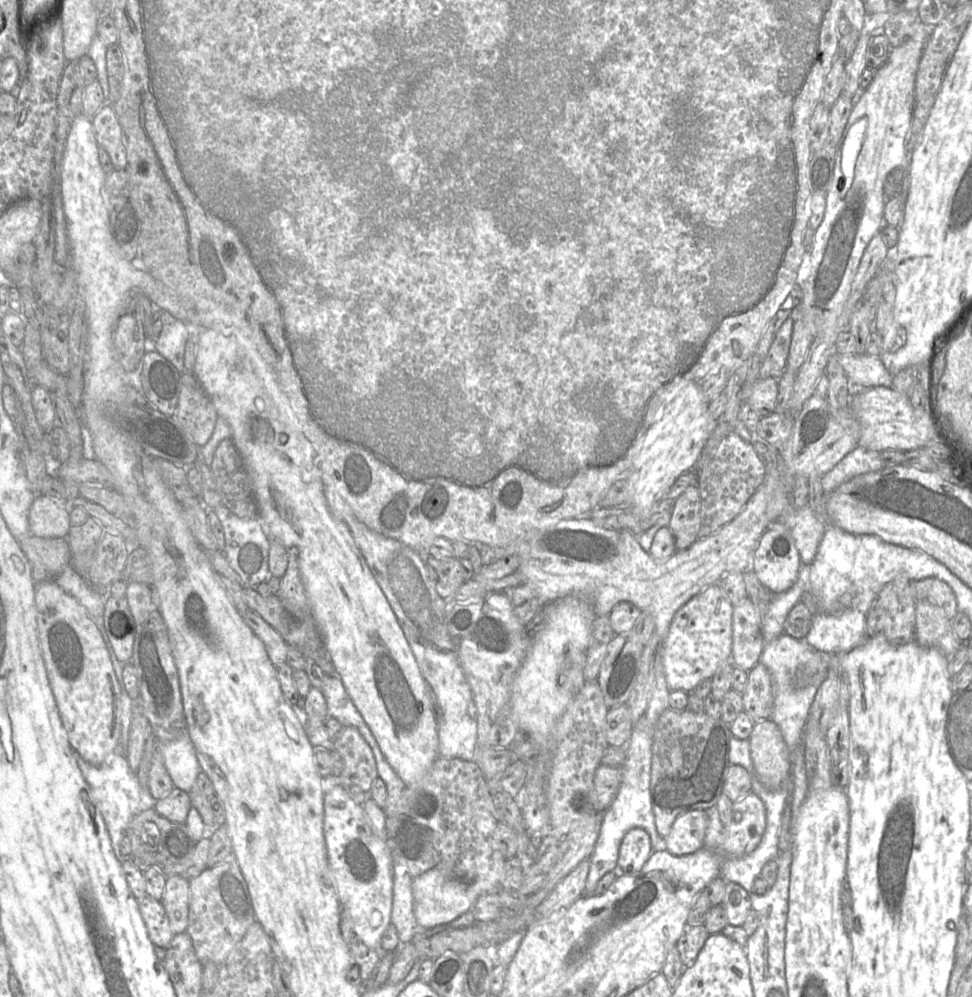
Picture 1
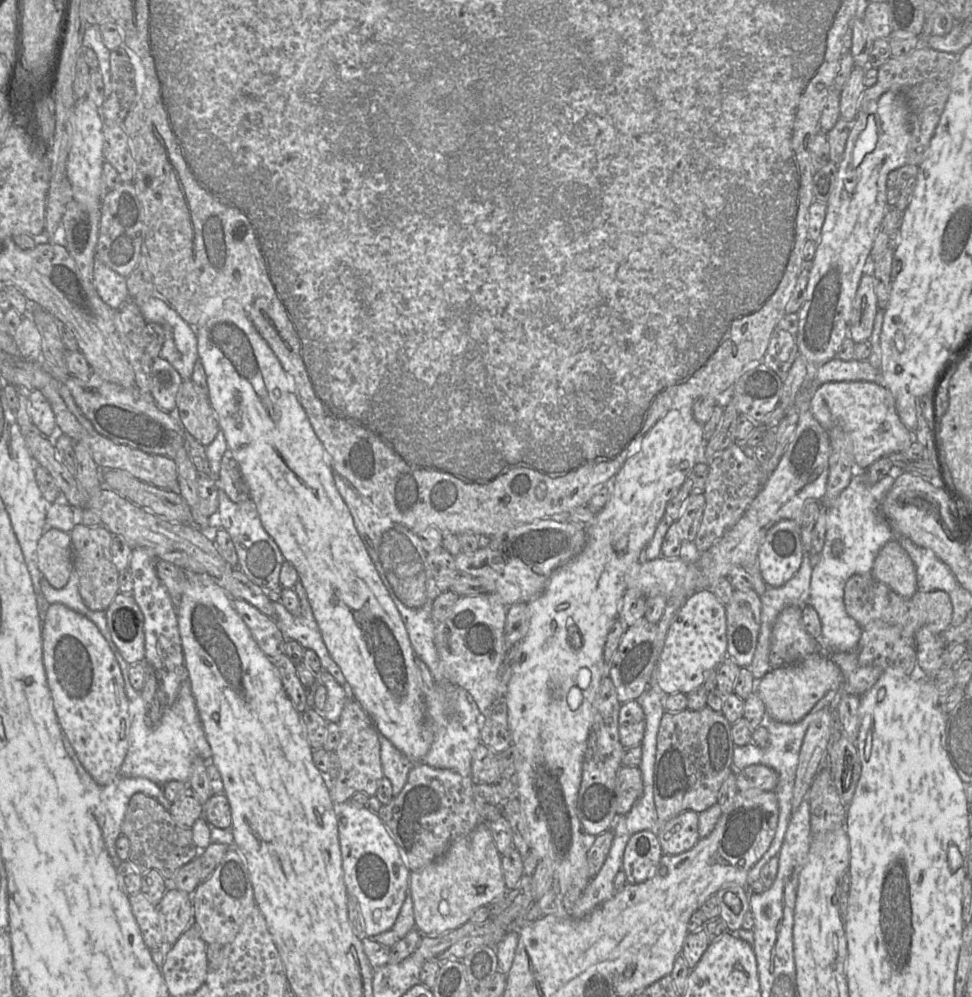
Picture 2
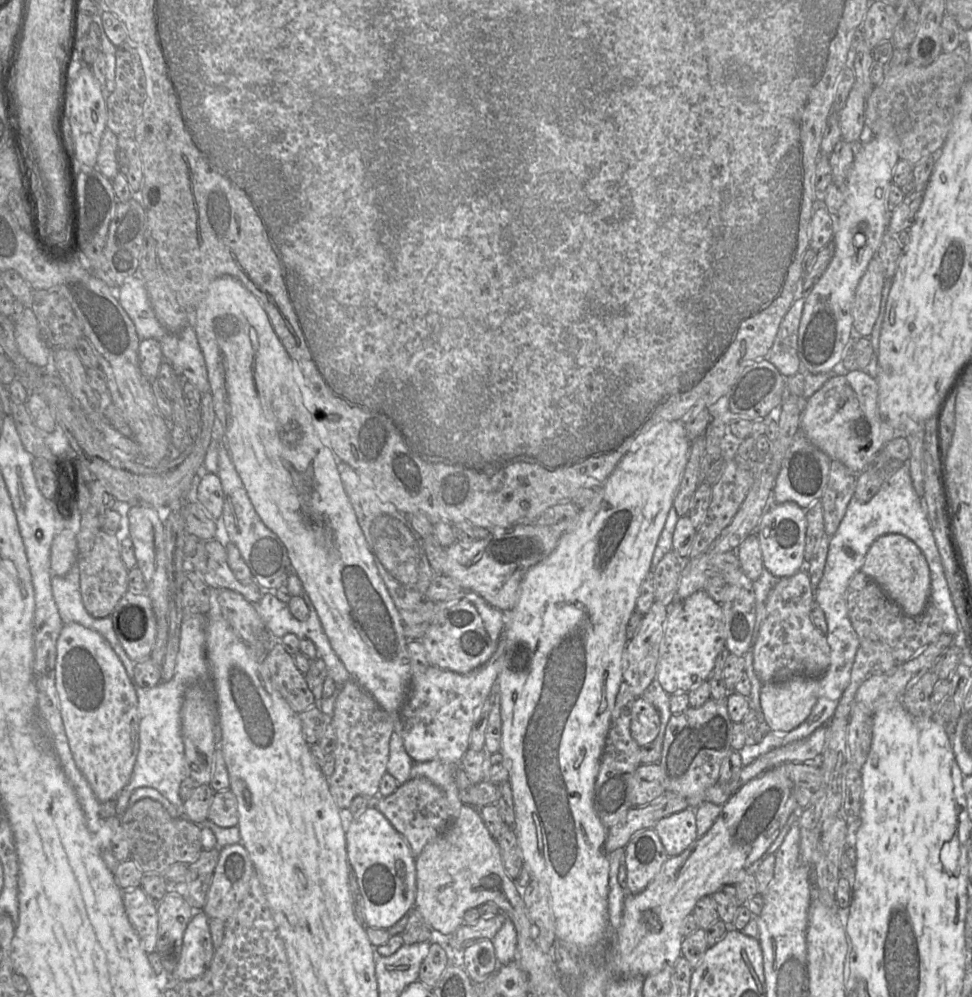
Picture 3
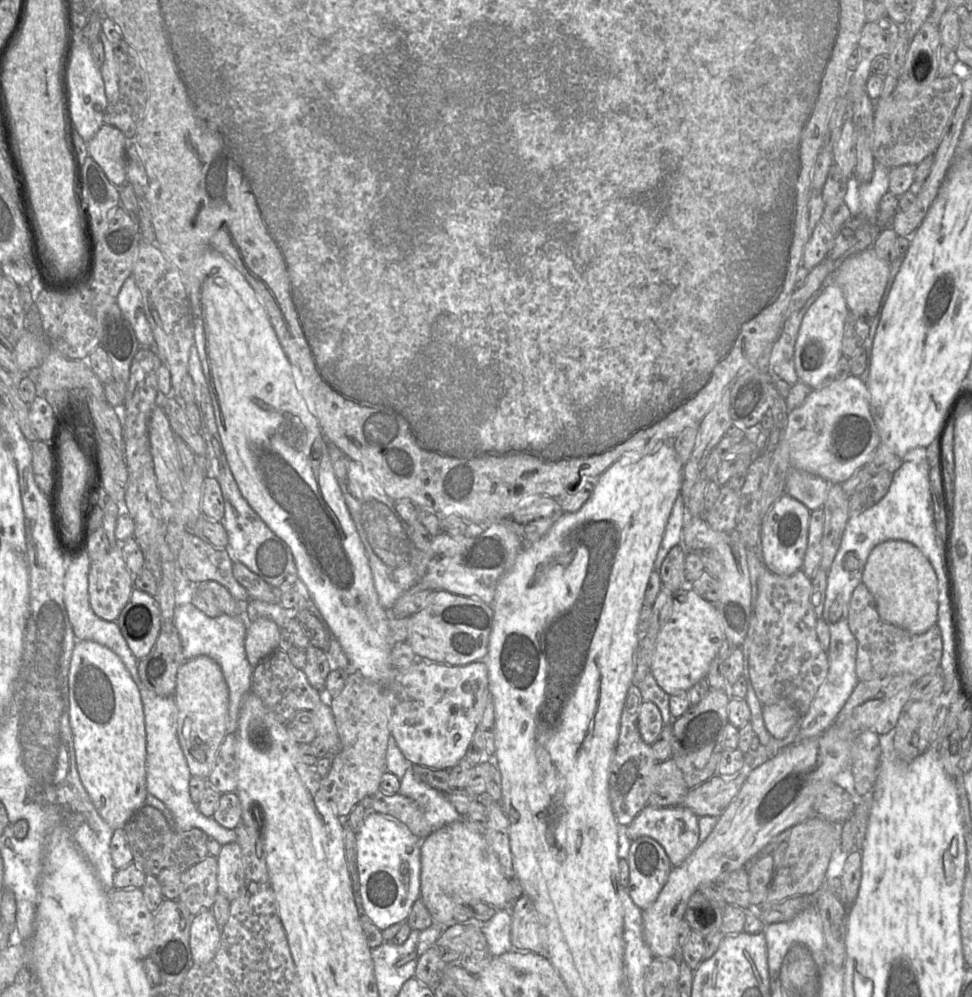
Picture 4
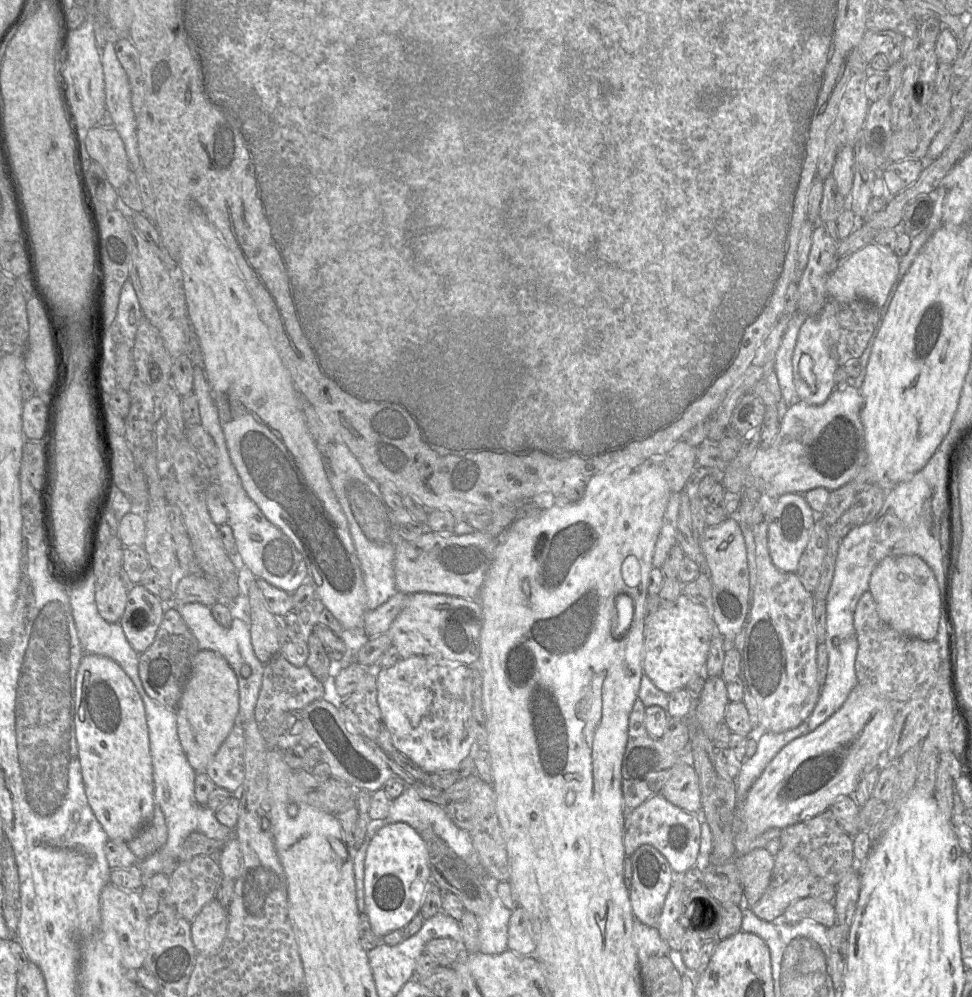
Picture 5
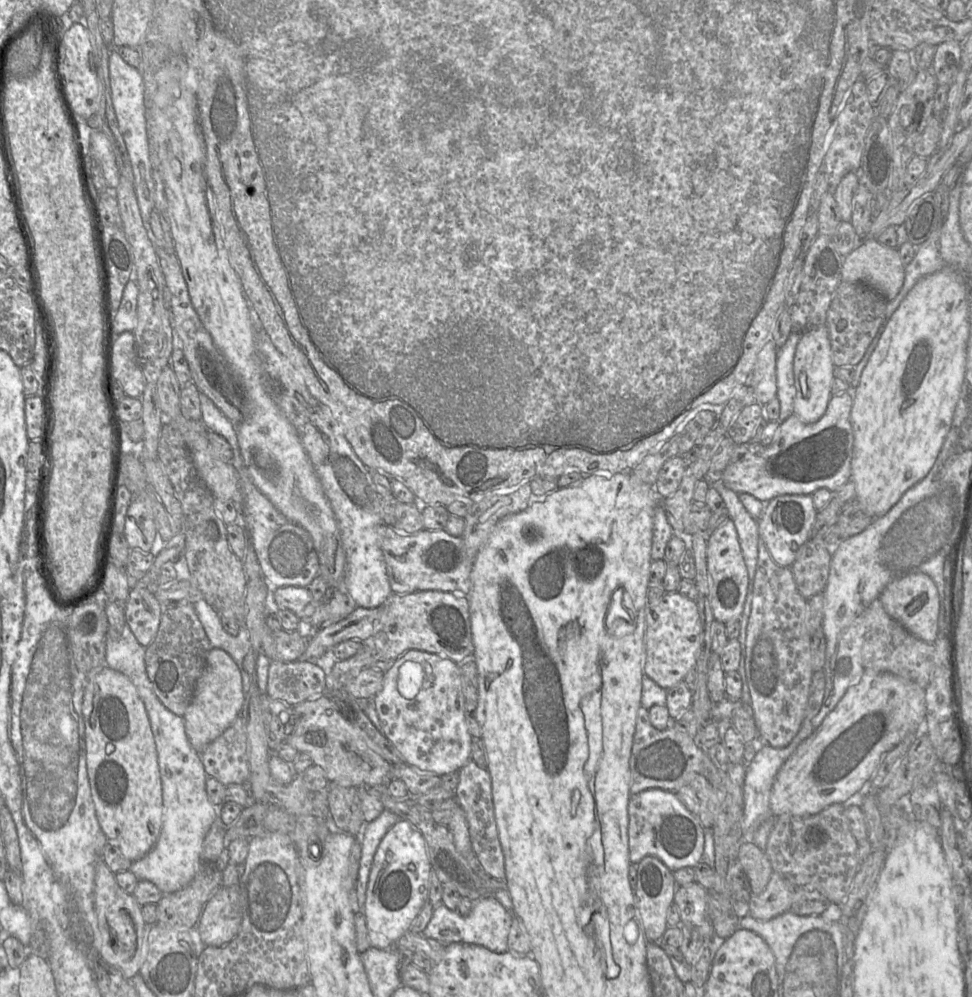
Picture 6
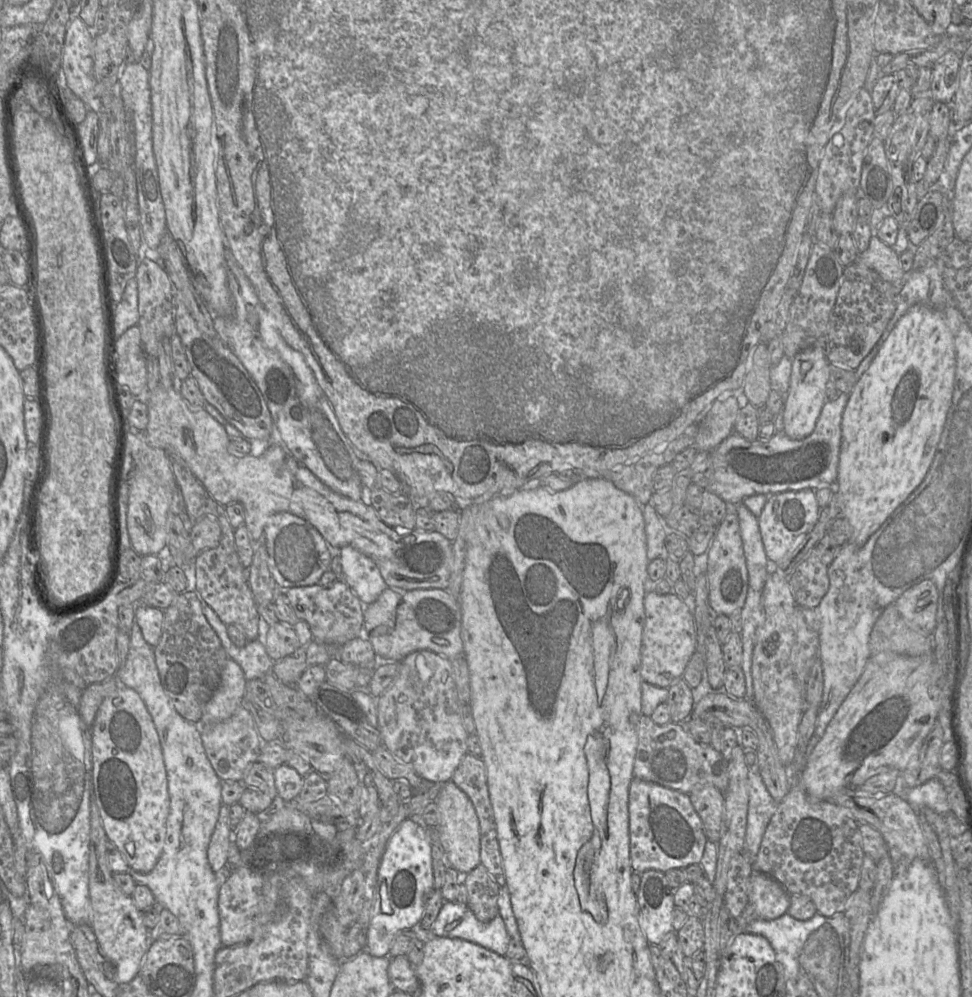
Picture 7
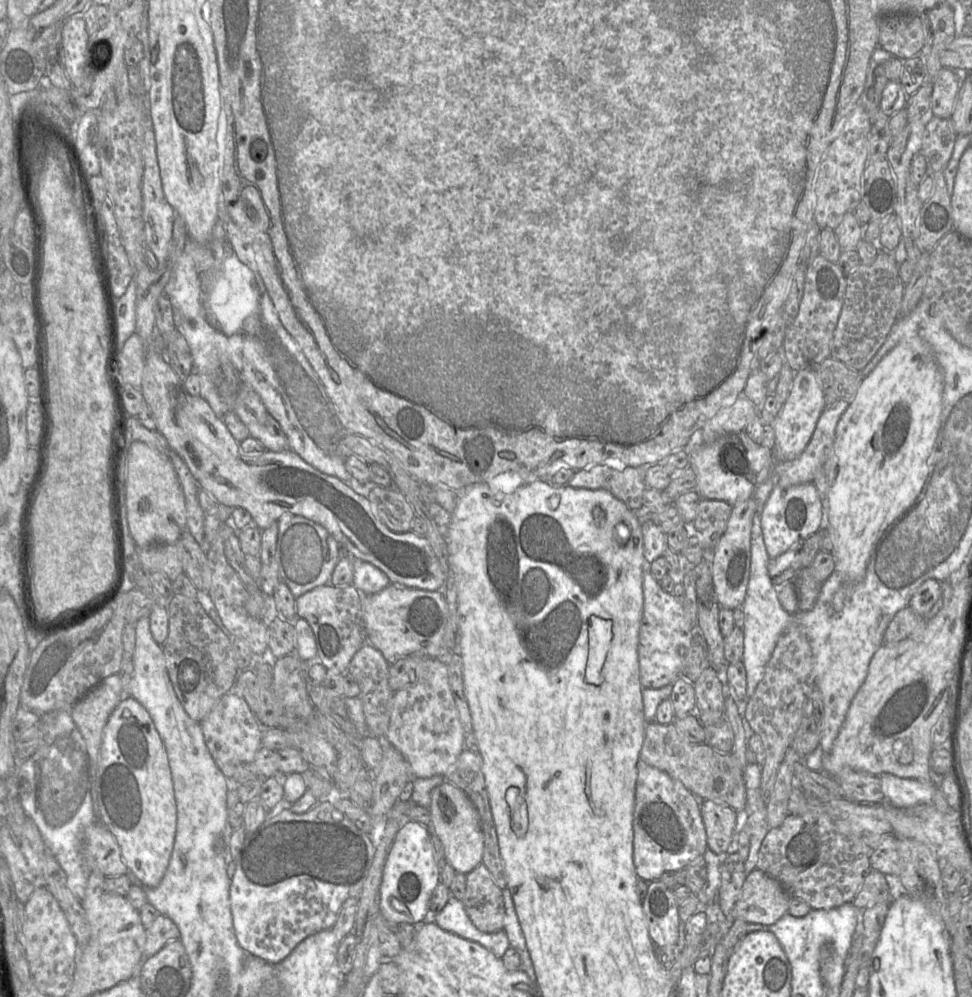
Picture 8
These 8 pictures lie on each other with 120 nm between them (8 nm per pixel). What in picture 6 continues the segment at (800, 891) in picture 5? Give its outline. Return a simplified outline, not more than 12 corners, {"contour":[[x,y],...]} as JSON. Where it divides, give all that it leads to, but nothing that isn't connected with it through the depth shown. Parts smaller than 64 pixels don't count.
{"contour":[[773,872],[751,896],[749,915],[767,921],[790,911],[795,887]]}

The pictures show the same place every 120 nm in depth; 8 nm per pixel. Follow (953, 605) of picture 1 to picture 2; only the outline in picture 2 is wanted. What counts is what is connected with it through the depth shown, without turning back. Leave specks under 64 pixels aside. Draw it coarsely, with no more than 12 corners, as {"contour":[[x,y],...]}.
{"contour":[[872,574],[844,587],[846,612],[915,635],[943,633],[953,614],[942,590],[904,598]]}

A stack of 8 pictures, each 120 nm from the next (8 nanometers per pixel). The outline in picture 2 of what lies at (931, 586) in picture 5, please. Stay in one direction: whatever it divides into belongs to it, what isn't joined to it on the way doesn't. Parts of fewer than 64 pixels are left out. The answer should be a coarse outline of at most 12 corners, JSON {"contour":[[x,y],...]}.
{"contour":[[897,540],[871,574],[904,598],[918,590],[915,565]]}

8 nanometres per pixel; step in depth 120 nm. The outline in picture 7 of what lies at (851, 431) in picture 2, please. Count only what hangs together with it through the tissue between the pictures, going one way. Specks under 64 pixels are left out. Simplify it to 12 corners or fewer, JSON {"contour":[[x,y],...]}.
{"contour":[[848,394],[813,432],[732,433],[706,489],[725,503],[835,486]]}

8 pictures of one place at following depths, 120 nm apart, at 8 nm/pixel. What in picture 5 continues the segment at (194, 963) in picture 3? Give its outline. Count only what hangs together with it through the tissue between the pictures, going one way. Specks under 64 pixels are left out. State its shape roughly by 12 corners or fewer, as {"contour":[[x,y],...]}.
{"contour":[[216,898],[191,922],[198,954],[217,954],[227,935],[228,908]]}

